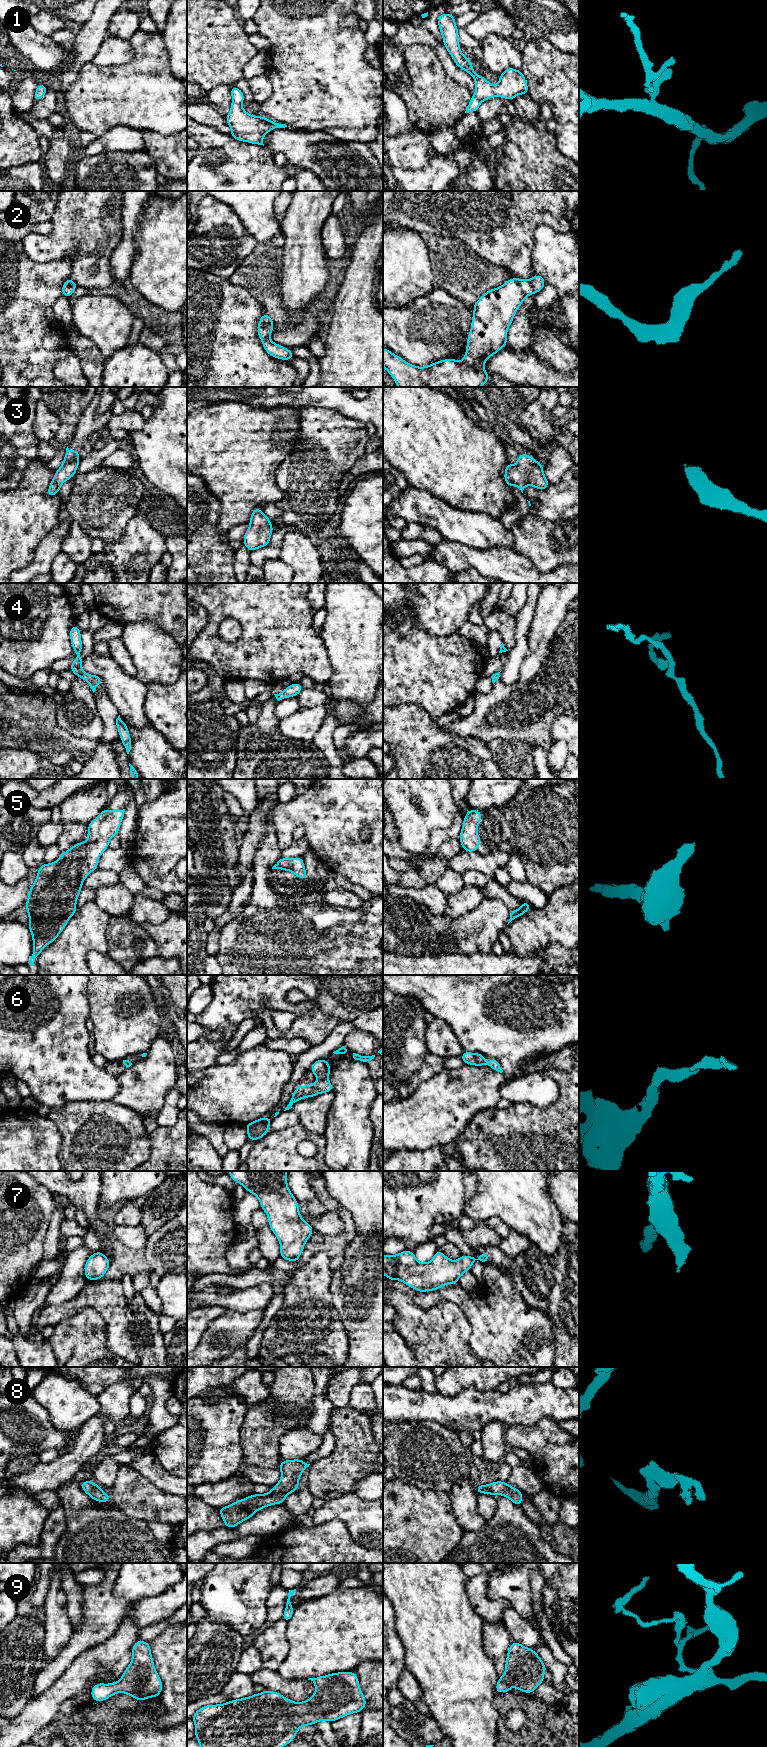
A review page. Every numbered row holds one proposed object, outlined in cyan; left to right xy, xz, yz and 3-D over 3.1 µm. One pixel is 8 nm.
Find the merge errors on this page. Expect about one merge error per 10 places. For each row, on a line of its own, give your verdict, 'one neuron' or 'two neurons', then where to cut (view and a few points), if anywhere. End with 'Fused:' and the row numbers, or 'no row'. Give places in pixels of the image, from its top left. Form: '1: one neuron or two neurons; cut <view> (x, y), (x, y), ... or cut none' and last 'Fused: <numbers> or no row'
1: one neuron; cut none
2: one neuron; cut none
3: one neuron; cut none
4: one neuron; cut none
5: one neuron; cut none
6: one neuron; cut none
7: one neuron; cut none
8: one neuron; cut none
9: one neuron; cut none
Fused: no row

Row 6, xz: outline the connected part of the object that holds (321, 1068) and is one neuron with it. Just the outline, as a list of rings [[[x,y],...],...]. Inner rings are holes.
[[[317,1060],[310,1066],[310,1069],[313,1071],[313,1075],[320,1080],[315,1081],[312,1085],[298,1085],[284,1111],[291,1109],[292,1105],[302,1098],[309,1098],[321,1093],[333,1091],[333,1085],[328,1080],[330,1064],[327,1060]]]

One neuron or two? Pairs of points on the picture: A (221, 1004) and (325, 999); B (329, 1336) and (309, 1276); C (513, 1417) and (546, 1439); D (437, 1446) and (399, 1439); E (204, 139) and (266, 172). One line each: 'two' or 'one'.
A: two
B: one
C: two
D: one
E: one

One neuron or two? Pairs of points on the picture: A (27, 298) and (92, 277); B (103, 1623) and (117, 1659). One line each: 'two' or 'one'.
A: two
B: two

